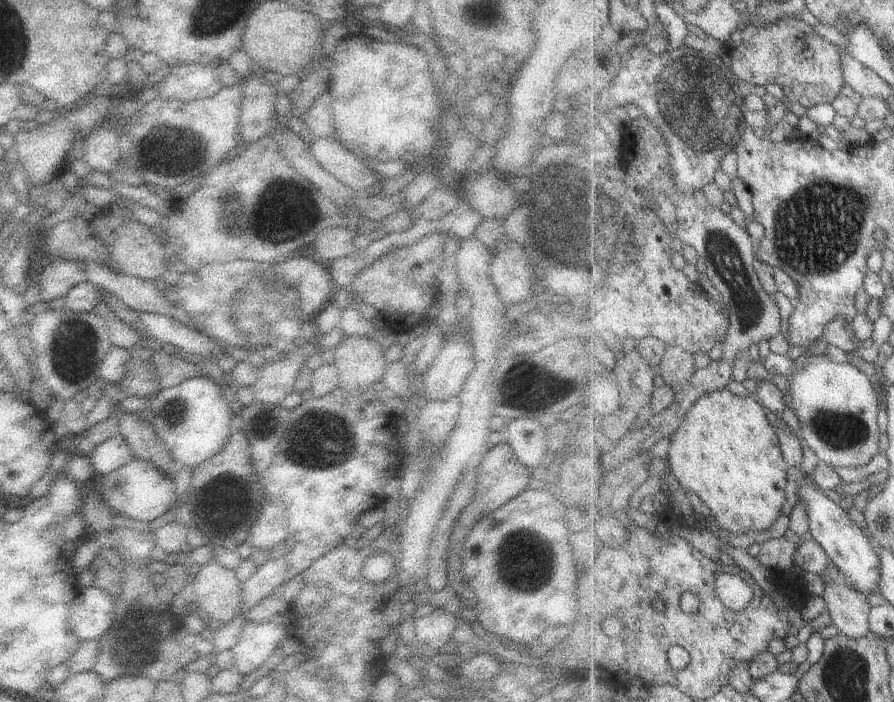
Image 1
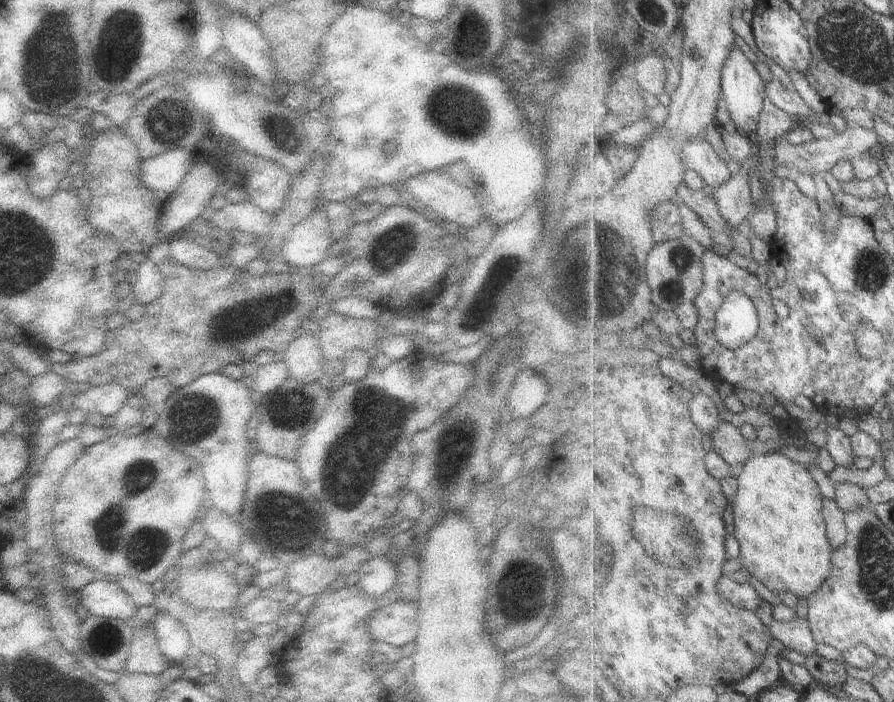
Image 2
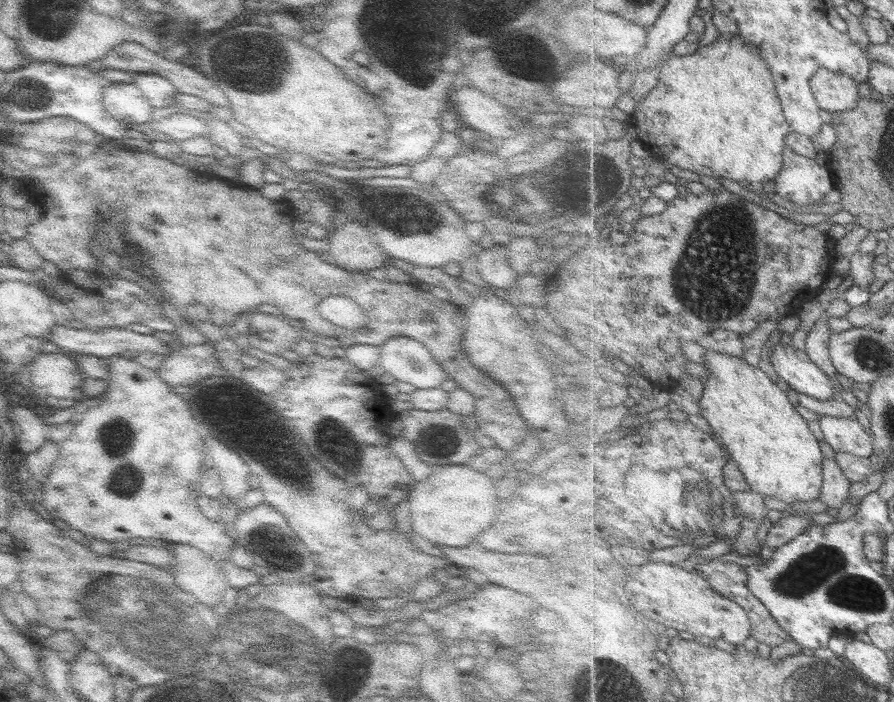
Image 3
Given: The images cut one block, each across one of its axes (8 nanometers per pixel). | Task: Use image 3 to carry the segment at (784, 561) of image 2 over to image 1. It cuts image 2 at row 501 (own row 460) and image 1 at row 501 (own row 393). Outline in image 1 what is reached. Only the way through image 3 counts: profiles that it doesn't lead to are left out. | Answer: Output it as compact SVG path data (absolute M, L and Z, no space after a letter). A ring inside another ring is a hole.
M729 388L701 396L685 416L685 422L671 436L666 456L672 474L682 489L693 493L711 510L720 527L731 534L761 532L769 528L785 504L788 460L781 450L781 440L755 396L737 396Z

